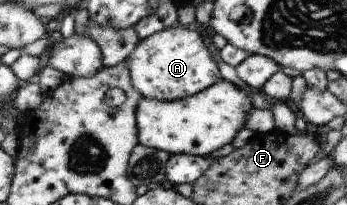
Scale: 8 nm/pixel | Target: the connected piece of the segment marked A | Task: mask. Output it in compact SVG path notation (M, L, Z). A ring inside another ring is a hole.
M187 26L166 28L140 39L126 62L131 69L133 87L150 99L186 99L221 81L221 69L205 45L205 40L194 29L187 29Z

